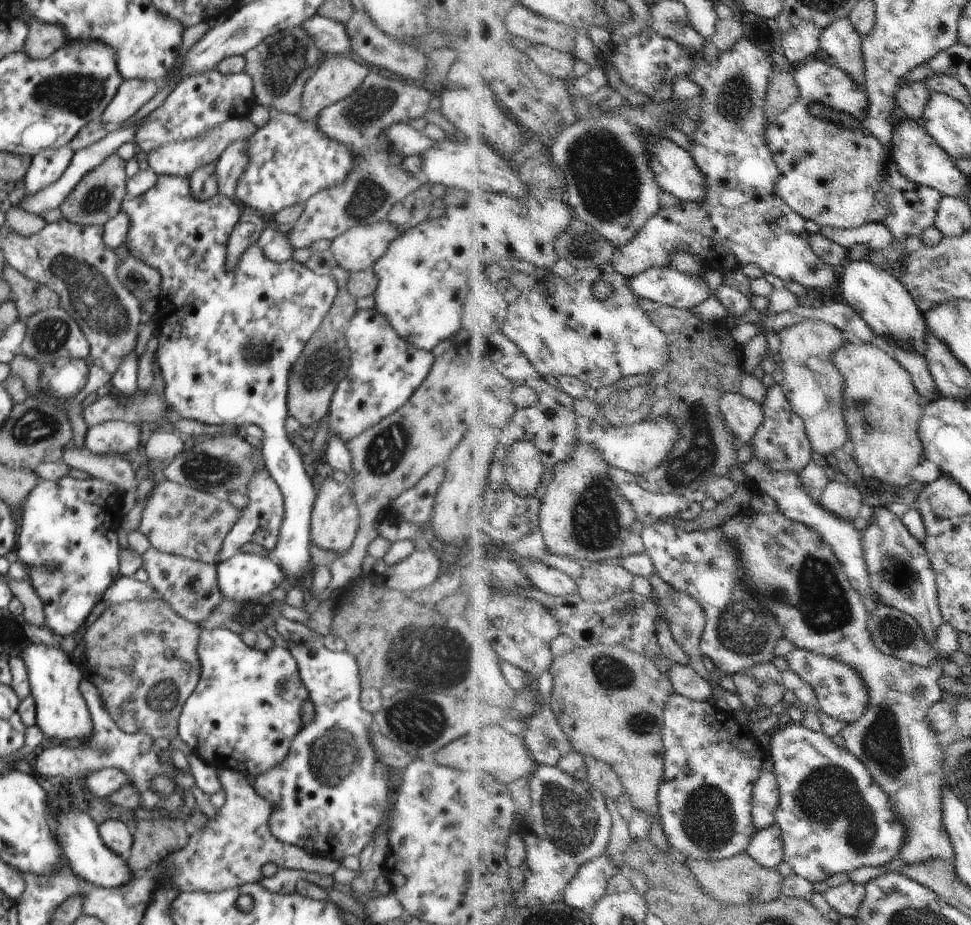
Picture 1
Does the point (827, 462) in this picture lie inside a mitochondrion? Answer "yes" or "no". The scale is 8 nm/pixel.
no

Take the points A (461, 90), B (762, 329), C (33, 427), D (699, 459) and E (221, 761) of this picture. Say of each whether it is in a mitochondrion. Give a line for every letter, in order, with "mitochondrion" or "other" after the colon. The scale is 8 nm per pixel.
A: other
B: other
C: mitochondrion
D: mitochondrion
E: other

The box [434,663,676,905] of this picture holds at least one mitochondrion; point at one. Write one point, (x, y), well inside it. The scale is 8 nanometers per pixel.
(573, 821)

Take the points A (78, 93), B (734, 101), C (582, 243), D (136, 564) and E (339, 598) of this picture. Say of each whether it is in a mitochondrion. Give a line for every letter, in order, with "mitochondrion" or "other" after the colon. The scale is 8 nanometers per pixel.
A: mitochondrion
B: mitochondrion
C: mitochondrion
D: other
E: other

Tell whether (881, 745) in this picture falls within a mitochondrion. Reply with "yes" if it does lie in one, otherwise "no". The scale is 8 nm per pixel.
yes

